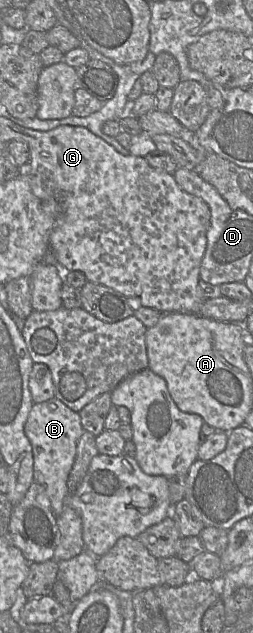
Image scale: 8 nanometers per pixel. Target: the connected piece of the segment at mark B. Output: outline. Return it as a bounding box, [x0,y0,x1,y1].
[24,397,84,517]

